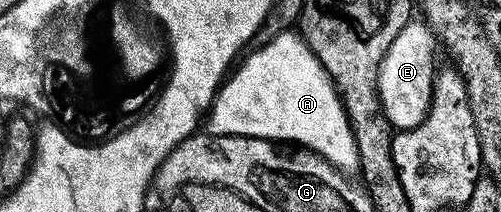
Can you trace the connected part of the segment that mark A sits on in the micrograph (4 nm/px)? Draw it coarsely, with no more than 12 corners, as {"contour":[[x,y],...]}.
{"contour":[[287,31],[219,88],[209,132],[357,170],[346,108]]}

